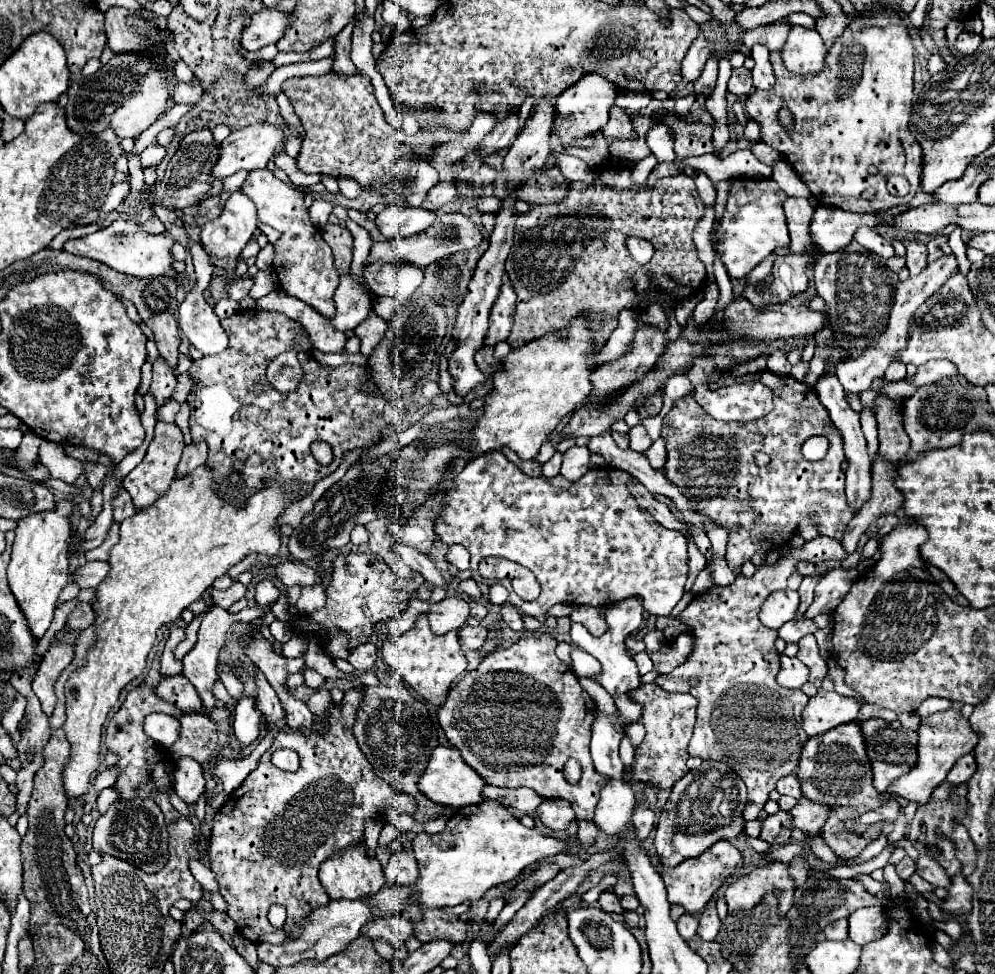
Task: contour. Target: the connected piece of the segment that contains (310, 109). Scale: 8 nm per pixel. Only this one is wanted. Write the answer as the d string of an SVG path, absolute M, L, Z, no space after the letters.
M331 71L321 77L291 77L281 89L305 129L303 147L295 159L297 169L303 173L353 177L363 187L381 187L401 179L403 173L423 159L423 153L433 149L427 143L391 143L397 131L387 123L367 75L347 77Z

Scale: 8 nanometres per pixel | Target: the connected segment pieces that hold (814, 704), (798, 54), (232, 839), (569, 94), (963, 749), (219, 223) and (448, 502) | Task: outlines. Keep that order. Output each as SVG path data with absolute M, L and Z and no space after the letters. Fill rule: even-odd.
M819 689L803 709L803 729L809 737L825 733L837 725L857 719L859 703L853 697L843 697L835 691Z
M793 27L781 49L781 59L785 67L793 73L819 73L825 63L825 45L815 29Z
M349 689L343 705L339 709L331 707L329 731L323 737L315 733L305 737L285 725L271 749L261 755L257 769L249 773L245 783L215 813L205 859L215 873L219 893L227 901L227 915L235 921L237 933L251 943L283 943L283 935L291 935L291 927L297 927L303 915L329 903L319 881L319 865L341 849L359 843L367 817L381 819L385 805L401 807L407 813L415 811L411 799L395 795L373 773L357 747L351 727L359 699L363 699L363 691ZM279 749L297 751L301 767L293 773L277 769L271 763L271 755ZM273 903L287 909L287 931L269 923L267 911Z
M589 73L585 75L579 83L563 91L555 99L555 123L553 123L553 133L559 137L561 147L575 147L577 139L583 139L587 135L593 135L595 131L601 131L609 119L609 109L613 107L613 101L619 91L607 83L601 75Z
M957 709L939 711L939 713L933 713L925 719L921 719L917 735L919 735L919 739L917 739L917 763L915 763L915 767L909 773L895 779L887 787L887 791L881 795L883 799L891 799L897 795L897 797L913 801L917 805L925 805L931 799L931 793L945 781L947 773L957 763L957 759L967 755L967 753L973 753L973 749L979 741L977 733L971 729L969 721Z
M235 191L227 199L221 215L203 225L199 237L209 255L239 259L241 249L249 243L255 229L255 203L243 191Z
M489 451L467 463L447 487L443 509L435 519L435 533L441 543L459 543L471 553L471 571L477 583L493 584L477 573L479 561L489 555L505 557L531 569L541 583L541 595L537 601L523 601L525 615L545 615L557 603L607 607L627 597L639 597L651 615L669 615L683 597L689 573L687 539L679 531L665 531L651 513L637 507L625 487L627 477L625 471L617 469L593 469L575 481L571 489L561 491L543 477L527 477L501 451Z

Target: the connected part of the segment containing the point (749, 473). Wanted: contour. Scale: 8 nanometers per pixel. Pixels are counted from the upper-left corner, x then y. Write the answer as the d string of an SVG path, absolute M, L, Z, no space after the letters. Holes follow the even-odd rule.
M771 371L749 373L743 379L757 379L771 389L773 411L763 419L749 423L715 421L691 395L685 395L663 417L661 429L667 447L665 477L693 501L695 511L729 531L727 563L735 575L741 573L743 563L753 553L773 549L777 541L781 545L795 535L803 517L815 519L819 533L831 539L843 539L843 531L853 519L853 511L843 499L843 439L829 421L827 409L815 399L813 387ZM815 435L829 439L829 451L821 461L807 461L801 455L801 445ZM757 451L771 455L767 467L755 465ZM755 517L759 523L753 523Z

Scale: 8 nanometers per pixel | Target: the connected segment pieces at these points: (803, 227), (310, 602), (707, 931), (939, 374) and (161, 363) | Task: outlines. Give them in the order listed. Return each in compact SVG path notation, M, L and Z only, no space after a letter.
M787 197L783 201L783 209L787 215L787 225L789 225L791 253L809 251L811 249L809 223L811 223L811 215L815 213L815 207L811 207L809 199L805 197Z
M317 583L317 585L311 585L311 587L303 587L301 589L301 597L299 601L295 603L295 607L303 613L311 613L319 607L323 607L325 603L325 583Z
M707 907L707 909L701 913L697 935L699 935L703 941L713 941L715 935L719 933L719 925L721 925L721 923L719 923L717 909L715 909L715 907Z
M937 359L937 361L927 361L923 367L919 367L915 371L915 375L907 375L905 381L911 383L913 387L923 387L923 385L937 383L939 379L951 377L953 373L955 373L955 365L951 365L943 359Z
M157 357L153 361L153 383L149 389L155 395L157 407L161 407L163 401L167 401L171 397L175 385L177 385L177 377L173 375L171 367L167 365L167 361L163 357Z

